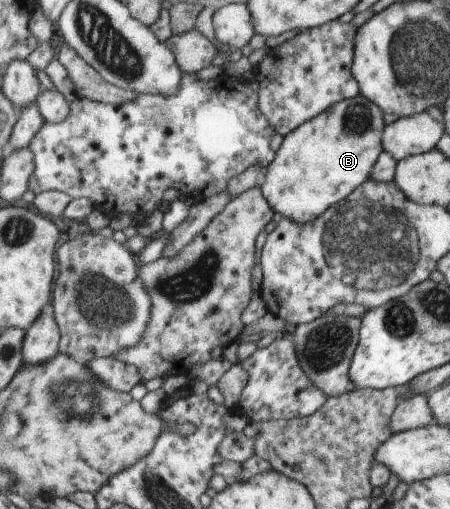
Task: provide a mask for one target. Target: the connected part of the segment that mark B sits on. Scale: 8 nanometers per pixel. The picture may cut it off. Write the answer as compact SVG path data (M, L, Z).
M361 93L354 99L343 100L335 107L320 112L314 119L306 120L304 124L300 124L284 137L280 148L276 151L275 159L267 166L268 170L261 186L263 196L267 198L273 212L282 214L283 218L290 218L298 224L312 222L367 182L375 168L375 163L385 150L383 136L384 122L382 122L380 106L372 104L372 101Z

